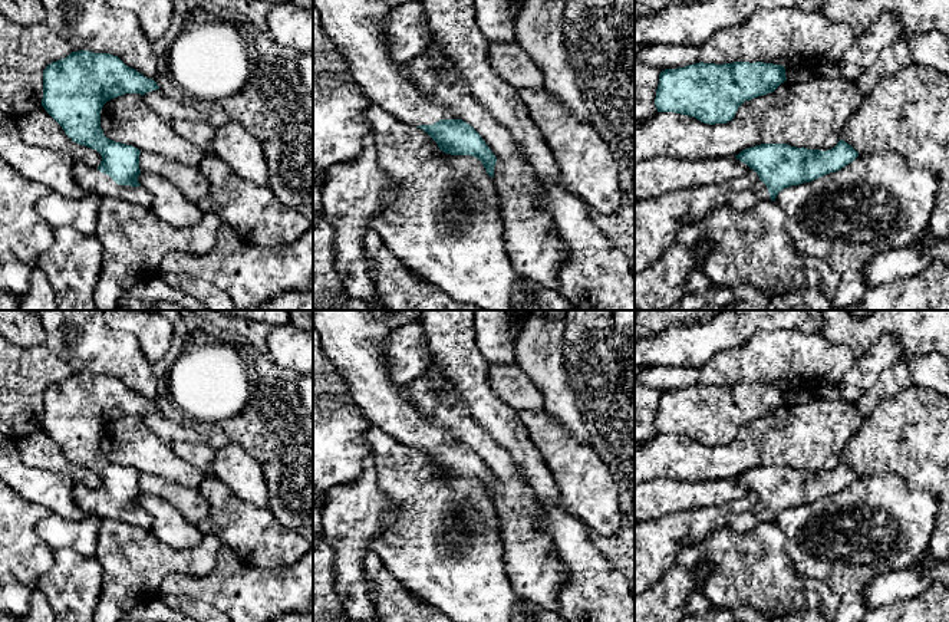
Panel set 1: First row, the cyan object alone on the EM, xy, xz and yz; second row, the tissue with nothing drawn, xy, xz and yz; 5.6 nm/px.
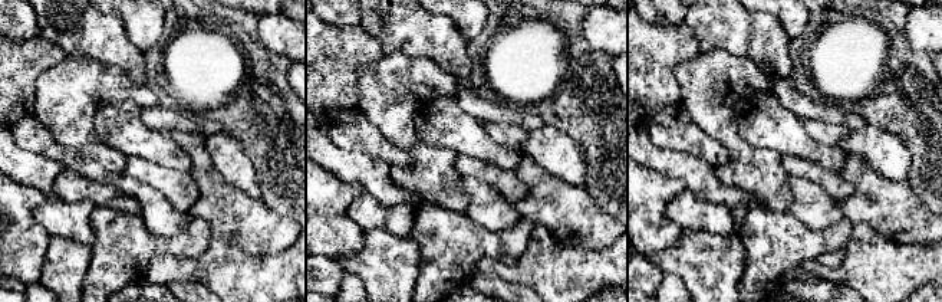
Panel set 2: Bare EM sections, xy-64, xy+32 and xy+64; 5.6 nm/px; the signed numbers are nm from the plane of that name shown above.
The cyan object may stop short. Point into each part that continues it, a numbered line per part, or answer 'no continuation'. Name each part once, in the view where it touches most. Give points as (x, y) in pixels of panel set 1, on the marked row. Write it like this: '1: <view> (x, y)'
1: xy (95, 183)

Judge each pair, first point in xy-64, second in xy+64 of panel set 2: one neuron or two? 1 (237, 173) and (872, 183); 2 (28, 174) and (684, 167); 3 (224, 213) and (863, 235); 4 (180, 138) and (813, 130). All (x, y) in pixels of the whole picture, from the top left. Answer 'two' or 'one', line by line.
1: two
2: one
3: two
4: one

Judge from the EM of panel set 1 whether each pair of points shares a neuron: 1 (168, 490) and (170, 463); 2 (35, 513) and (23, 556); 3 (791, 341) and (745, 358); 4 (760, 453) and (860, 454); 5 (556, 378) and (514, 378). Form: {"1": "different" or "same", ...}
{"1": "different", "2": "same", "3": "same", "4": "different", "5": "different"}

